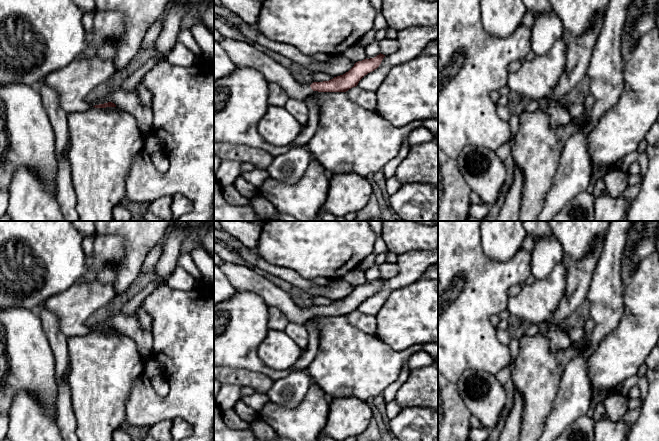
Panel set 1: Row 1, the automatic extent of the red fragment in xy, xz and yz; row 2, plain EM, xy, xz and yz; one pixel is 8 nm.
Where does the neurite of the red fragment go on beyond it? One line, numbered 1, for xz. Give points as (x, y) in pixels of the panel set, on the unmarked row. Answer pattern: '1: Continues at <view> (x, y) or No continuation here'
1: Continues at xz (242, 278)

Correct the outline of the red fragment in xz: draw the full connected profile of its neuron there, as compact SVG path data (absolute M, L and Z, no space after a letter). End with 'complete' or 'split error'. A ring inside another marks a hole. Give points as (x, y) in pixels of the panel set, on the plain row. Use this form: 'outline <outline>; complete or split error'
outline M224 261L219 265L237 291L250 291L259 295L269 307L278 308L290 323L305 325L313 315L346 316L356 311L368 297L379 291L385 279L358 285L345 298L329 305L313 306L310 310L299 307L282 288L276 286L253 268Z; split error

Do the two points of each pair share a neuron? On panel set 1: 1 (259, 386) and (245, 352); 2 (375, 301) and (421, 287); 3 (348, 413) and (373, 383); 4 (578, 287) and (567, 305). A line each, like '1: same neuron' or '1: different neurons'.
1: different neurons
2: different neurons
3: different neurons
4: same neuron

